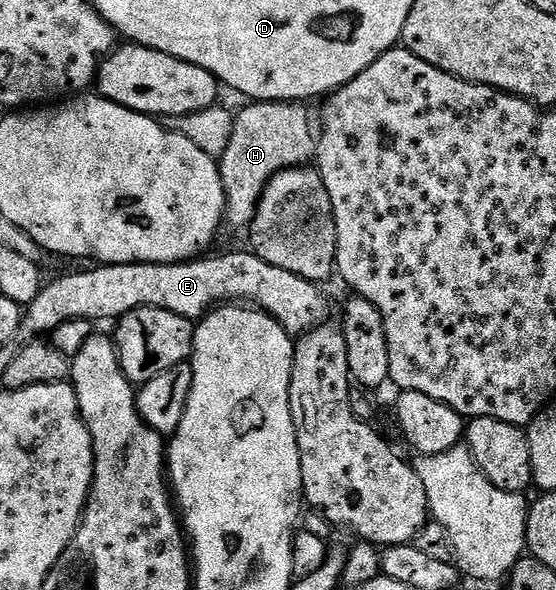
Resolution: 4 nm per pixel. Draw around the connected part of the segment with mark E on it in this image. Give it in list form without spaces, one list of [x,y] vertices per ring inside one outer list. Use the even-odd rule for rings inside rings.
[[[251,249],[236,250],[233,254],[216,254],[213,258],[201,256],[186,262],[131,262],[130,264],[93,265],[93,270],[76,270],[73,274],[64,274],[53,282],[45,281],[32,302],[27,303],[20,321],[19,337],[32,340],[44,336],[58,324],[73,322],[79,318],[93,324],[99,323],[99,318],[119,320],[124,314],[143,306],[158,308],[166,312],[174,312],[189,320],[199,320],[213,308],[221,304],[251,304],[264,313],[269,314],[287,334],[299,336],[305,330],[311,330],[321,321],[324,314],[324,294],[317,283],[306,280],[302,276],[294,276],[294,272],[286,272],[286,268],[274,268],[274,264],[266,264]]]

